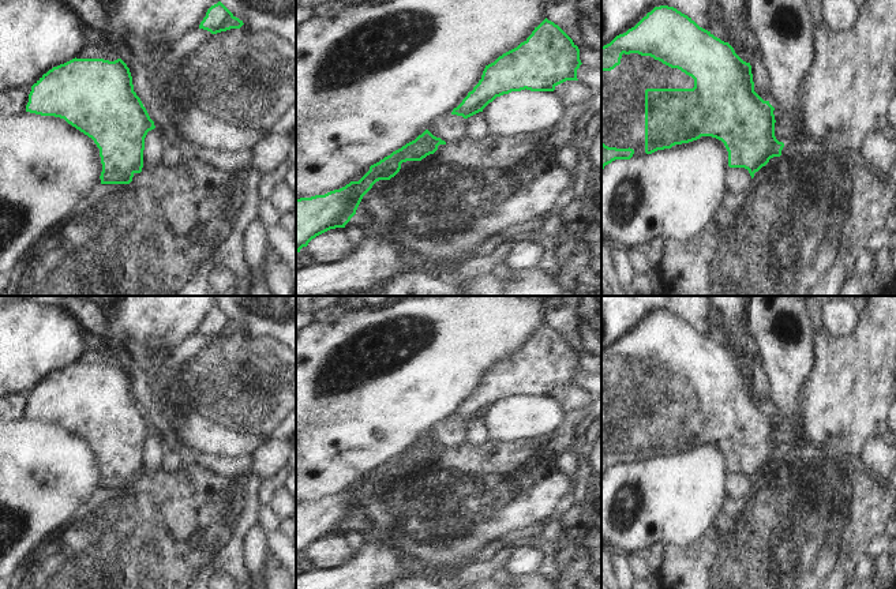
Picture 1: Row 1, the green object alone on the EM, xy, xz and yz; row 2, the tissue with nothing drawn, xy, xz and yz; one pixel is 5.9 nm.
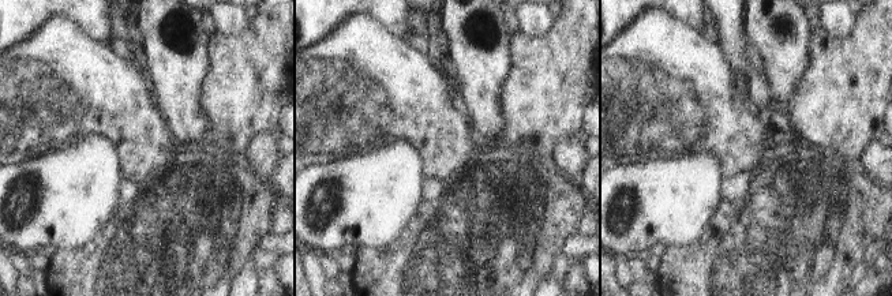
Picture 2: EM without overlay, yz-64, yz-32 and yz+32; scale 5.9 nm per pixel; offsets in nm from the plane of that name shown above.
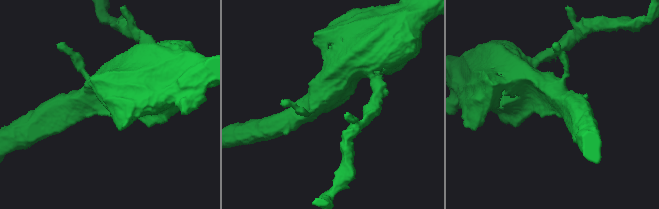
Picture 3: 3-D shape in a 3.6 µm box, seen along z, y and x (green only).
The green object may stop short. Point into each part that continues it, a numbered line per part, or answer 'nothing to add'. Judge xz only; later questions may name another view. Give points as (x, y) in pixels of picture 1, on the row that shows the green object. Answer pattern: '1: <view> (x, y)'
nothing to add

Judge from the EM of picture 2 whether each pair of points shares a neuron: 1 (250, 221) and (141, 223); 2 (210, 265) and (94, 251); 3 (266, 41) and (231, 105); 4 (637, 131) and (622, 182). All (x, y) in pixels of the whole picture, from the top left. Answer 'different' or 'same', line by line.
1: same
2: same
3: same
4: different

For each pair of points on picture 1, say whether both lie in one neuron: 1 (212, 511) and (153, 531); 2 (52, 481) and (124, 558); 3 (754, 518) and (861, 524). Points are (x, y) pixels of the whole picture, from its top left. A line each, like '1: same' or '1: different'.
1: same
2: different
3: same

